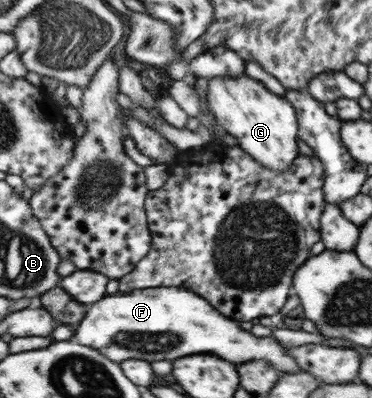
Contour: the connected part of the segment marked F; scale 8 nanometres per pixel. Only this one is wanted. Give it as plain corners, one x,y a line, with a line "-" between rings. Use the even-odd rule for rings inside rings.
159,287
140,288
133,292
117,292
107,295
105,300
97,302
91,306
89,316
85,322
79,326
77,336
73,338
77,344
87,344
93,348
99,348
105,356
109,356
115,362
125,362
129,358
141,358
149,362
157,360
177,360
185,358
189,354
217,354
223,356
225,360
231,360
235,364
239,362
251,362
251,360
269,360
275,368
285,374
295,374
303,372
298,361
295,360
287,349
273,335
270,337
259,337
252,334
240,321
224,315
207,297
199,293
191,292
183,287

